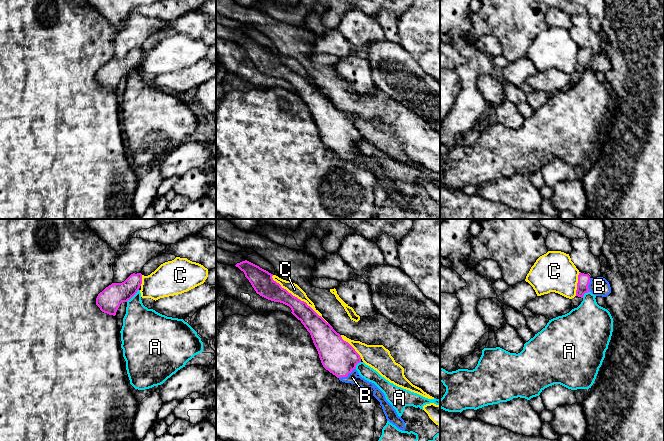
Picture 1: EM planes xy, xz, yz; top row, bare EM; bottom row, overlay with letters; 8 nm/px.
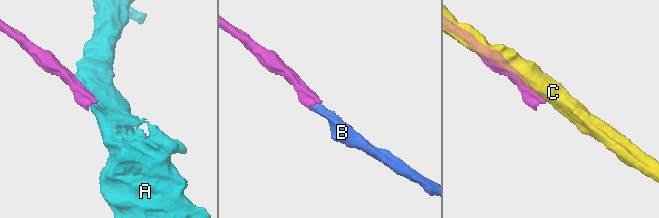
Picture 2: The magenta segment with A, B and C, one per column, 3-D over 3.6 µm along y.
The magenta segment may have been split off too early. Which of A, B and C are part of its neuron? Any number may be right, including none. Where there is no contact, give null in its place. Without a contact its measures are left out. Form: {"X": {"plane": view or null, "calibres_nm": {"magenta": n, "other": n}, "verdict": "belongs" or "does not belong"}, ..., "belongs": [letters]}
{"A": {"plane": "xy", "calibres_nm": {"magenta": 190, "other": 300}, "verdict": "does not belong"}, "B": {"plane": "xz", "calibres_nm": {"magenta": 280, "other": 90}, "verdict": "belongs"}, "C": {"plane": "xz", "calibres_nm": {"magenta": 160, "other": 90}, "verdict": "does not belong"}, "belongs": ["B"]}

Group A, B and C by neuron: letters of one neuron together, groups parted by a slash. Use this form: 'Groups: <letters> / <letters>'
Groups: A / B / C

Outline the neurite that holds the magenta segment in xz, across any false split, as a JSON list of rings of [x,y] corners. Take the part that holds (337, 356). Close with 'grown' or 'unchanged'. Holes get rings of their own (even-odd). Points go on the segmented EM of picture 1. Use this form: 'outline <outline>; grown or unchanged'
outline [[[247,260],[237,263],[235,266],[244,272],[257,294],[291,308],[291,313],[310,333],[321,363],[326,370],[342,382],[356,384],[367,391],[372,388],[373,396],[380,402],[387,421],[405,431],[404,420],[398,416],[396,410],[386,400],[384,393],[374,383],[362,378],[356,370],[356,365],[361,362],[360,355],[342,339],[329,323],[306,302],[282,288],[273,280],[273,274]]]; grown

